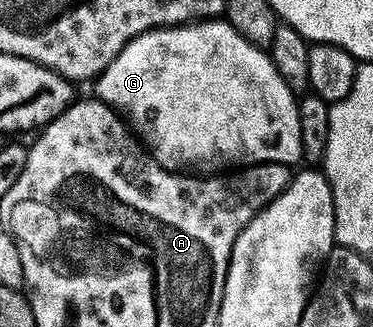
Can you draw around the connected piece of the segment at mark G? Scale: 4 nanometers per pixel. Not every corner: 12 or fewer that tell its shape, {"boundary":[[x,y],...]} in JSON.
{"boundary":[[224,19],[152,29],[96,96],[164,169],[302,160],[298,98]]}

